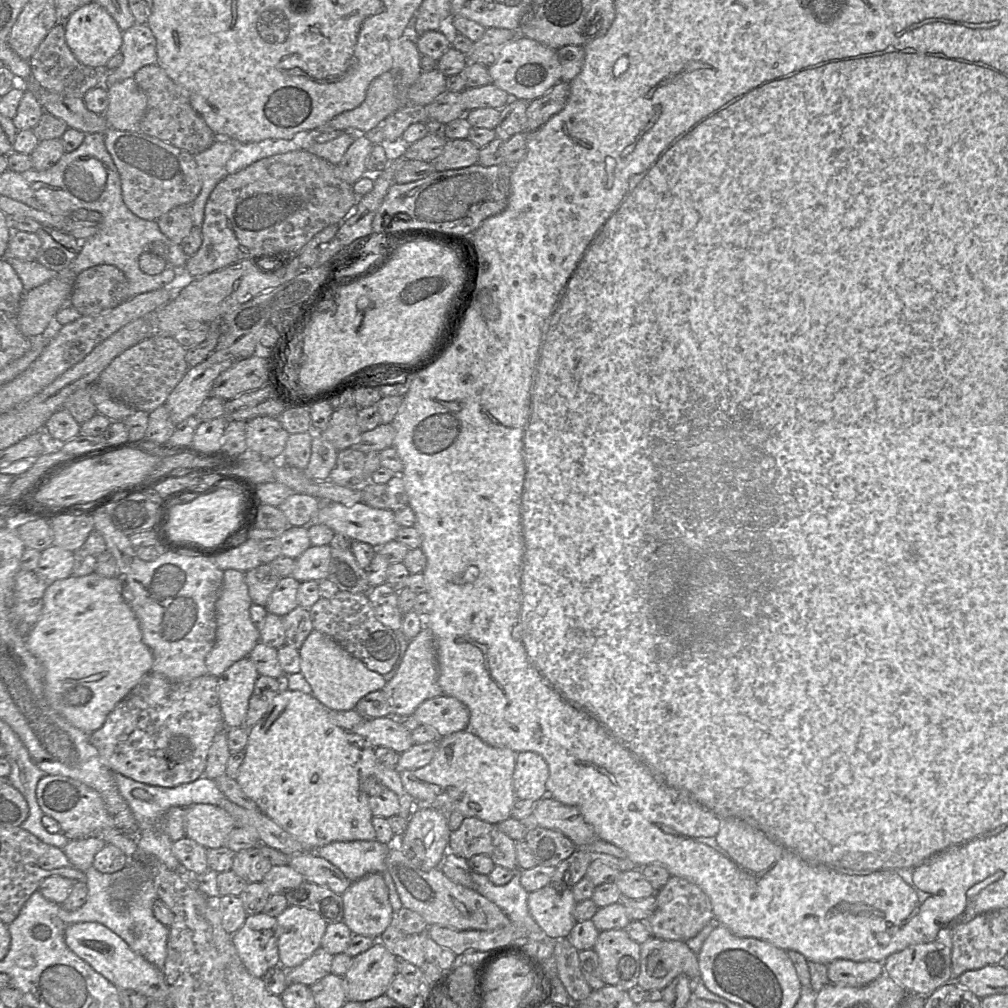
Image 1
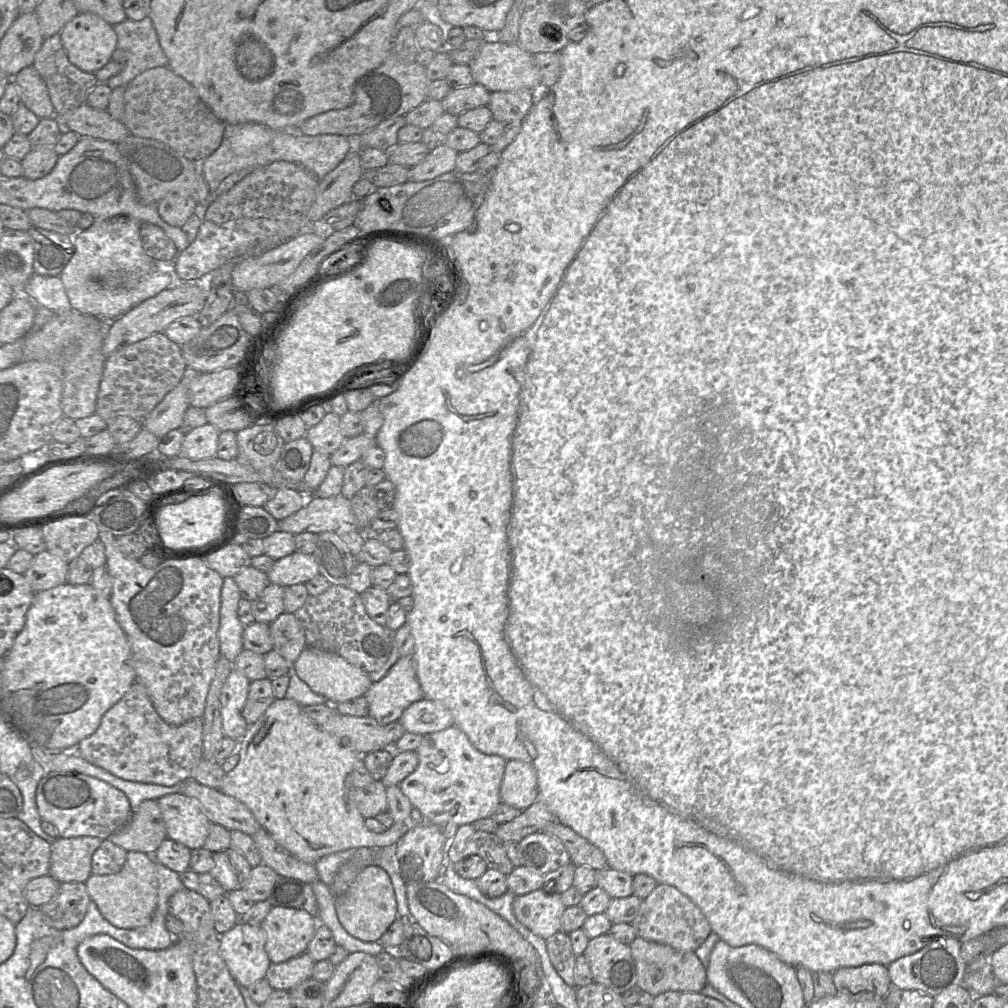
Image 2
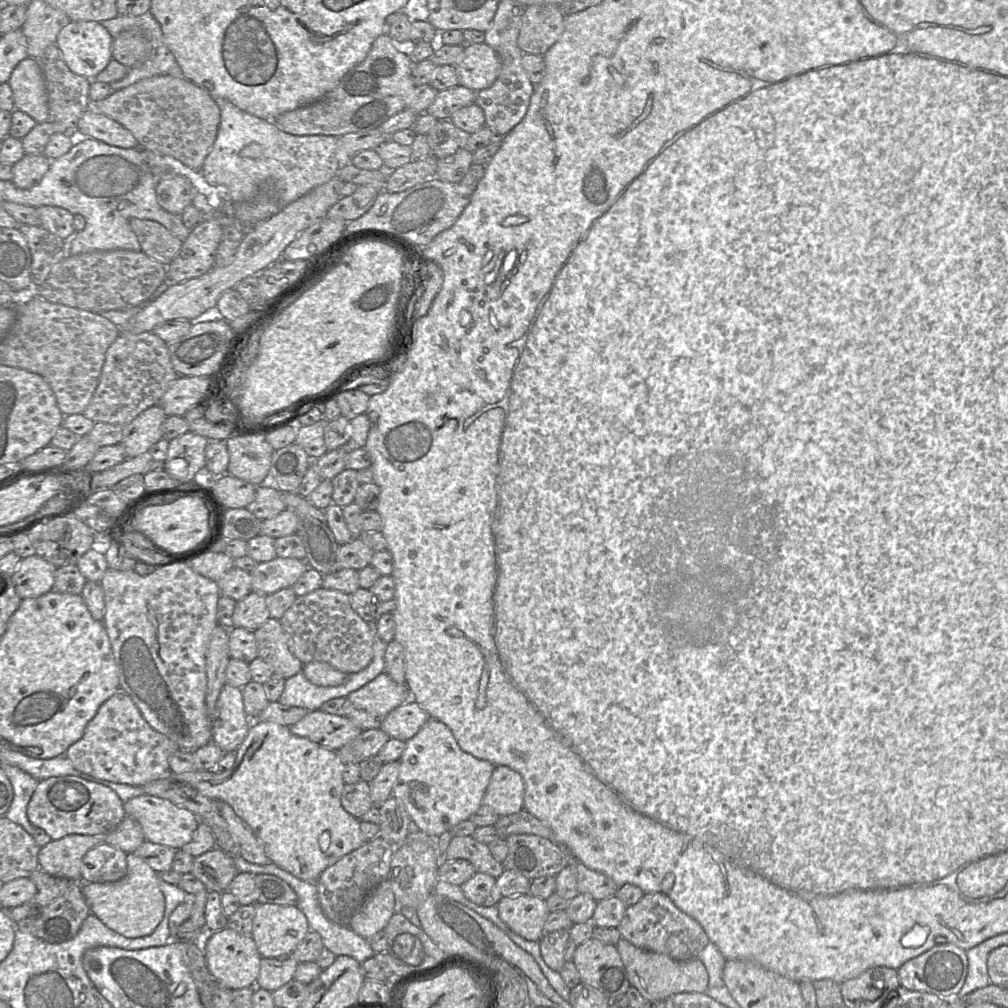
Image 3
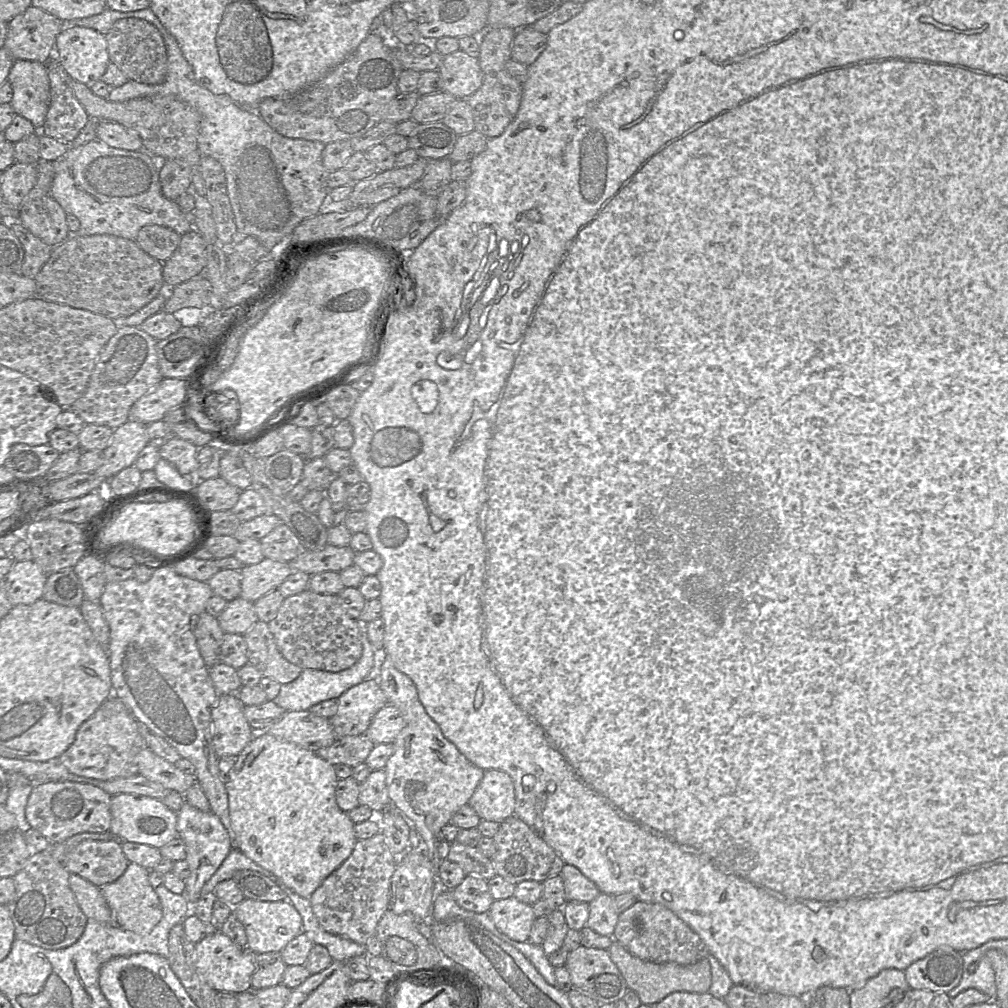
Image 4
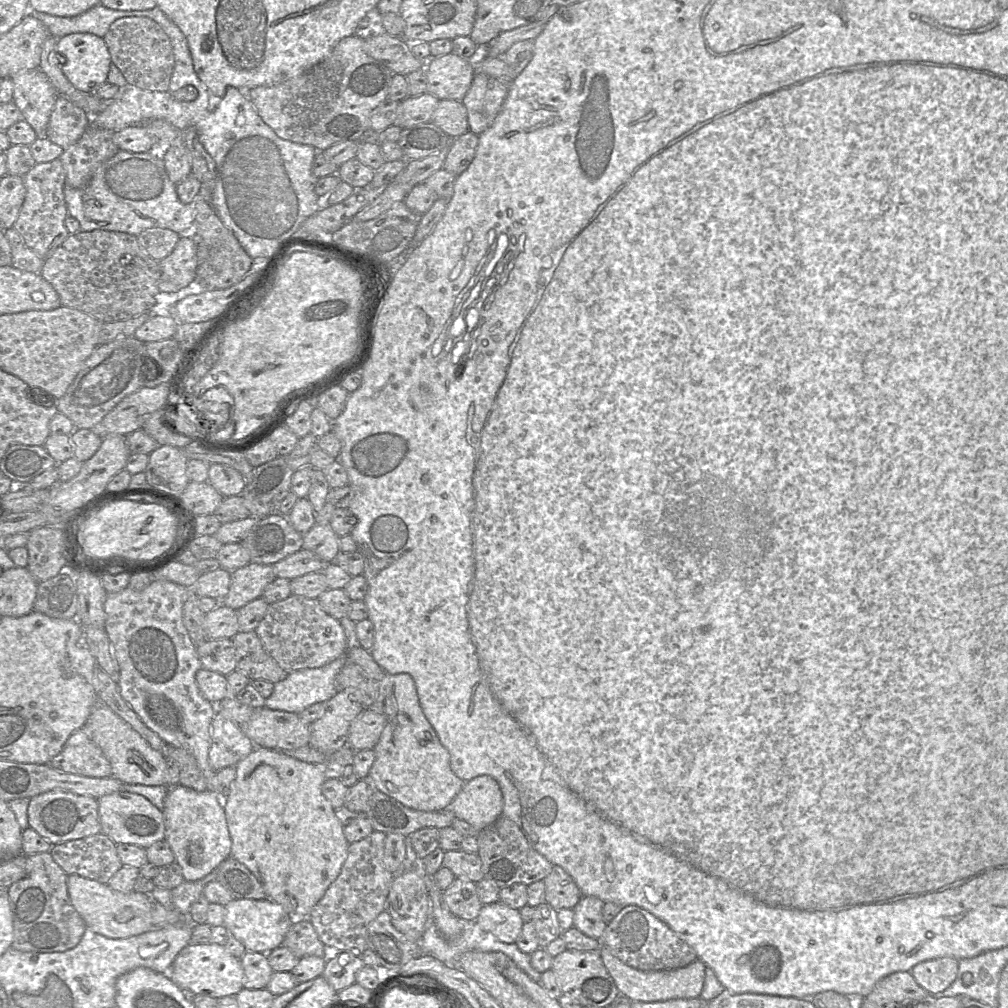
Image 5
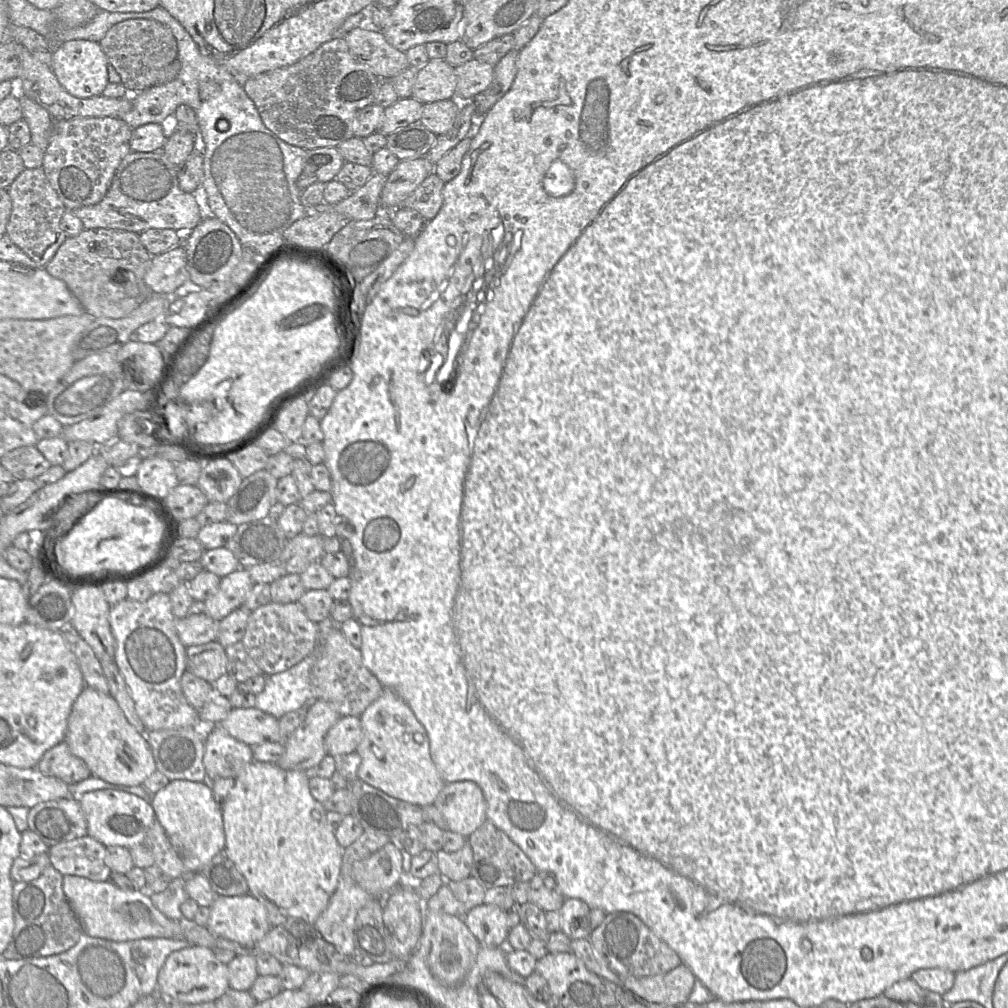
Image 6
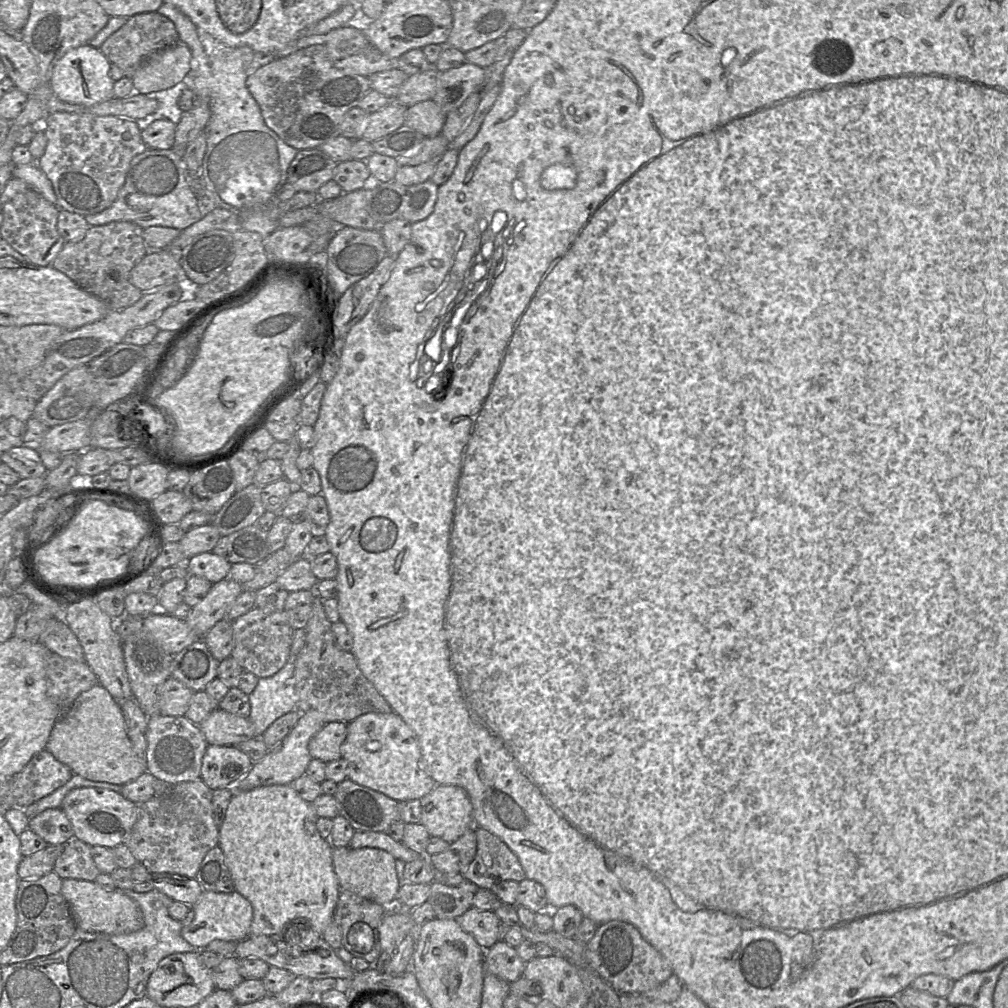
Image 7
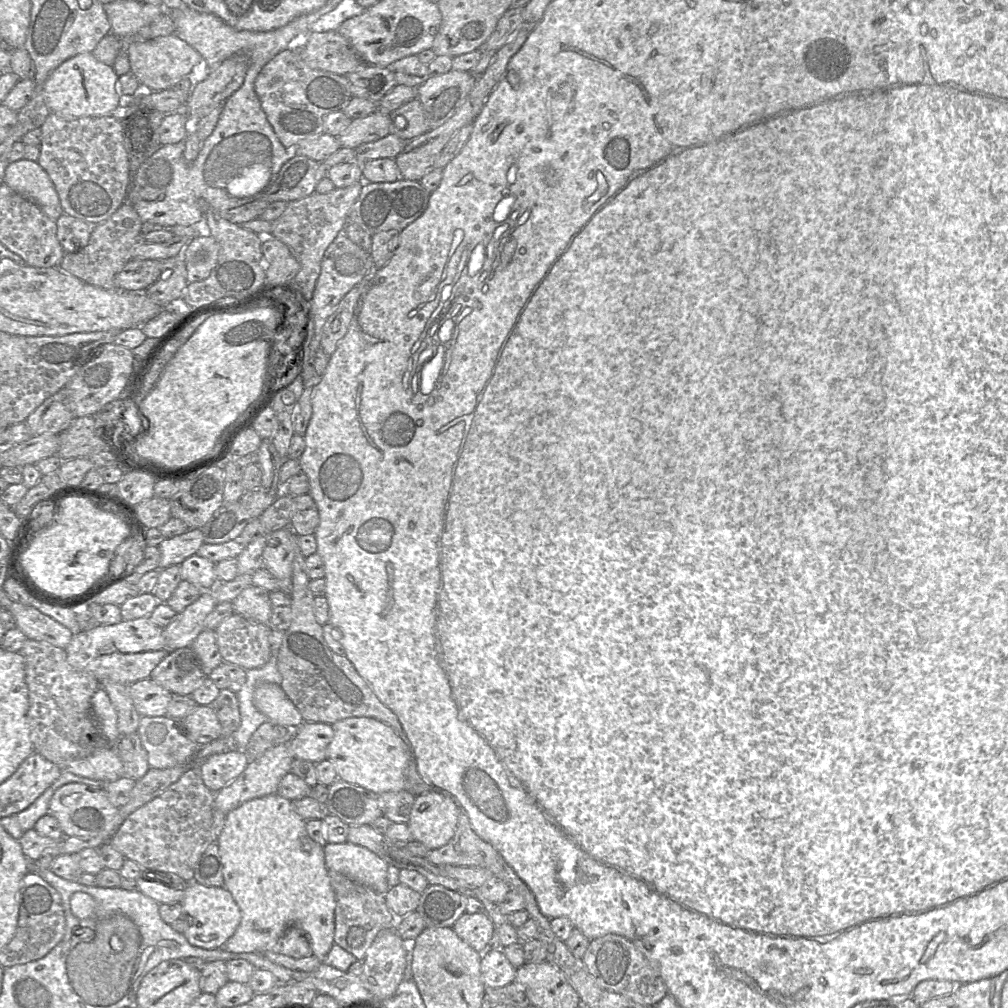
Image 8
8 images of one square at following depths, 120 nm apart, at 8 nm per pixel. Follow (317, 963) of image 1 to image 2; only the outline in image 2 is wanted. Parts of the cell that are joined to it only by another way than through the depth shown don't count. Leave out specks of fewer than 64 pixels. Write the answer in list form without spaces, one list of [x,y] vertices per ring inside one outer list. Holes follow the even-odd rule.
[[[305,951],[285,962],[271,963],[264,979],[272,989],[289,991],[312,977],[314,960]]]

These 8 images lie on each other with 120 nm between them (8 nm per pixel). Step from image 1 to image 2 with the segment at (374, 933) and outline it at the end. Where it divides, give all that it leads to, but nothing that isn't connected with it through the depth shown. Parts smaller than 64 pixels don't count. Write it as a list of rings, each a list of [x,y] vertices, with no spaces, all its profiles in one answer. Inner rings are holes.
[[[375,865],[363,868],[346,892],[335,897],[335,907],[343,928],[364,942],[378,942],[397,918],[396,898],[390,877],[384,869]]]

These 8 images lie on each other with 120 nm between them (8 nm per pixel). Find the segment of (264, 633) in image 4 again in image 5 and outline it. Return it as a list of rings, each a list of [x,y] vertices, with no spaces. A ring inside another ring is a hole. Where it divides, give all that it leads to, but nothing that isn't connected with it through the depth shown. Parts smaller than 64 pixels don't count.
[[[239,631],[232,639],[236,670],[251,680],[264,679],[273,684],[286,678],[288,672],[267,653],[255,631]]]

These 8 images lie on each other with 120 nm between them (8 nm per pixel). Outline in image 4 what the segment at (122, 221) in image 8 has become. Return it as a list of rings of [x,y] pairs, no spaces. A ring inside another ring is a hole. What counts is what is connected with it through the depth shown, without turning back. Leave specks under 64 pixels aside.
[[[71,234],[53,247],[49,260],[34,280],[38,296],[46,301],[88,310],[110,319],[124,318],[143,308],[159,294],[164,284],[163,263],[146,253],[134,240],[108,234]]]

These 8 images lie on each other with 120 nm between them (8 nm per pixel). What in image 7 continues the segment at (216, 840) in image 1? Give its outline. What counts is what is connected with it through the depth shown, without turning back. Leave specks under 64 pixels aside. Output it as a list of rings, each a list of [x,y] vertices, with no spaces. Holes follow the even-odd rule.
[[[81,787],[71,790],[61,807],[69,819],[74,837],[90,846],[114,848],[123,844],[137,819],[138,804],[120,793],[97,787]]]

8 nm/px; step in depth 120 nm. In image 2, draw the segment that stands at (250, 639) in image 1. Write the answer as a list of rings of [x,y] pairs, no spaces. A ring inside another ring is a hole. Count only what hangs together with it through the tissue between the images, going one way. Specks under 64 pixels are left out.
[[[224,578],[221,588],[218,638],[220,655],[232,663],[244,649],[242,635],[245,626],[238,617],[238,604],[240,600],[239,588],[234,578]]]

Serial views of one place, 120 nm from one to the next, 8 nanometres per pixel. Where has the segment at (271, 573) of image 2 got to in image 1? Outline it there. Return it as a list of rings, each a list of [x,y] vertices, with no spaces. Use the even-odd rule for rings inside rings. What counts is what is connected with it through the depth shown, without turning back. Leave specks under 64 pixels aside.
[[[331,545],[310,546],[299,556],[291,576],[299,582],[328,579]]]

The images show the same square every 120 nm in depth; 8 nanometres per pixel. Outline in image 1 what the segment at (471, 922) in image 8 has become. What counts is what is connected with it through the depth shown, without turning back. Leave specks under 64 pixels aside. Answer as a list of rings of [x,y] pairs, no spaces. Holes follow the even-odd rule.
[[[547,885],[528,895],[529,913],[551,939],[568,938],[577,923],[572,889],[557,890]]]

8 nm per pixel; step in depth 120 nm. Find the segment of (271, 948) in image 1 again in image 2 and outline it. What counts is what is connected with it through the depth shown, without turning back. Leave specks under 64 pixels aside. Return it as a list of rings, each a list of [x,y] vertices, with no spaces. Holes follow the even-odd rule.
[[[239,922],[220,935],[219,952],[239,986],[264,979],[271,964],[265,951],[265,933],[260,925]]]

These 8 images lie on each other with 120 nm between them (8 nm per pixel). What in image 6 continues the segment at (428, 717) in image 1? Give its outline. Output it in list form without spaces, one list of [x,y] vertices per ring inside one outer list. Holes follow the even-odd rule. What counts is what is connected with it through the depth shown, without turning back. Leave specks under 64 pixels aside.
[[[358,716],[341,717],[327,732],[325,748],[328,755],[347,755],[355,752],[362,740],[362,725]]]

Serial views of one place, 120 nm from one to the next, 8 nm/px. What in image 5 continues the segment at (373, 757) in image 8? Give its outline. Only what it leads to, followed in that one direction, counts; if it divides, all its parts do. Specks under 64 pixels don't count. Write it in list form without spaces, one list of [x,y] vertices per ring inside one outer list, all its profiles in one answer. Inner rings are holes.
[[[385,673],[371,707],[386,717],[368,774],[374,789],[415,810],[439,811],[447,807],[464,781],[452,771],[449,752],[420,706],[412,677],[408,673]]]

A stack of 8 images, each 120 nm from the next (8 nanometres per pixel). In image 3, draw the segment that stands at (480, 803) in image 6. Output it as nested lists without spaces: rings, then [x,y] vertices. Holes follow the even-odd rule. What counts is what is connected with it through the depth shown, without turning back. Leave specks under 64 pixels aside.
[[[495,765],[482,804],[490,806],[498,816],[524,809],[525,782],[520,773],[505,765]]]

